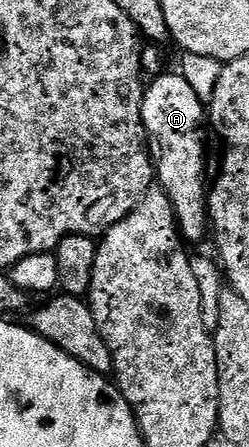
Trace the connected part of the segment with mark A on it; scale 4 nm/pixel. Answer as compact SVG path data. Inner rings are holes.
M167 72L146 86L142 115L147 135L162 145L162 151L156 154L157 185L172 200L183 239L190 244L198 242L208 234L206 142L202 139L202 125L208 122L207 107L181 73Z

